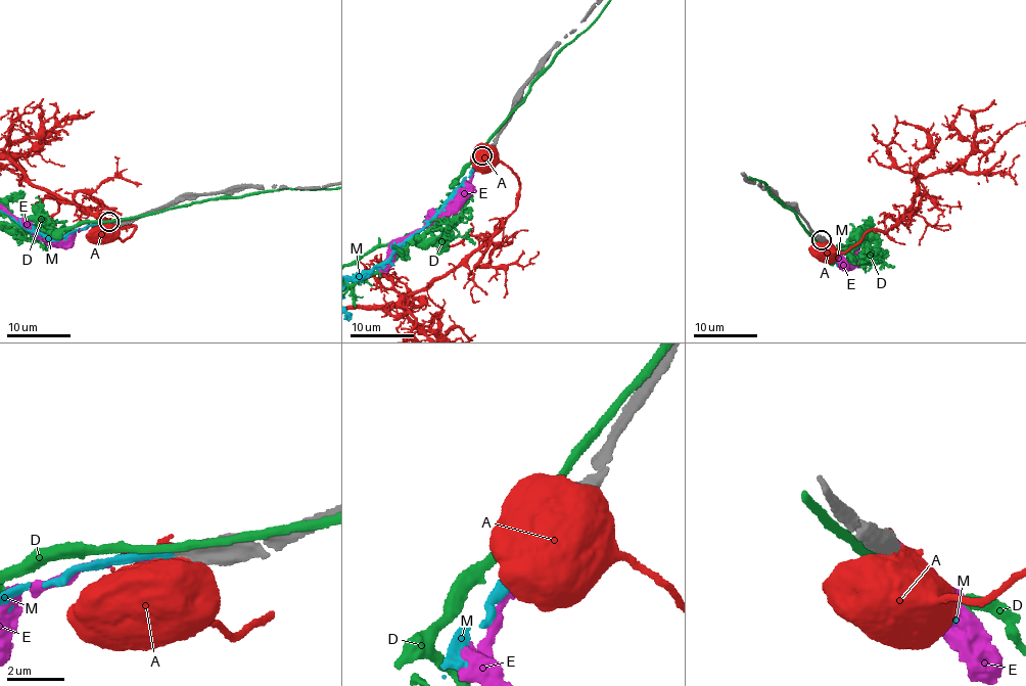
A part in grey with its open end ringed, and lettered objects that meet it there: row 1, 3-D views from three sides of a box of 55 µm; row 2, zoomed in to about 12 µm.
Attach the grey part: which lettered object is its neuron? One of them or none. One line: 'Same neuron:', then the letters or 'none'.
Same neuron: M

